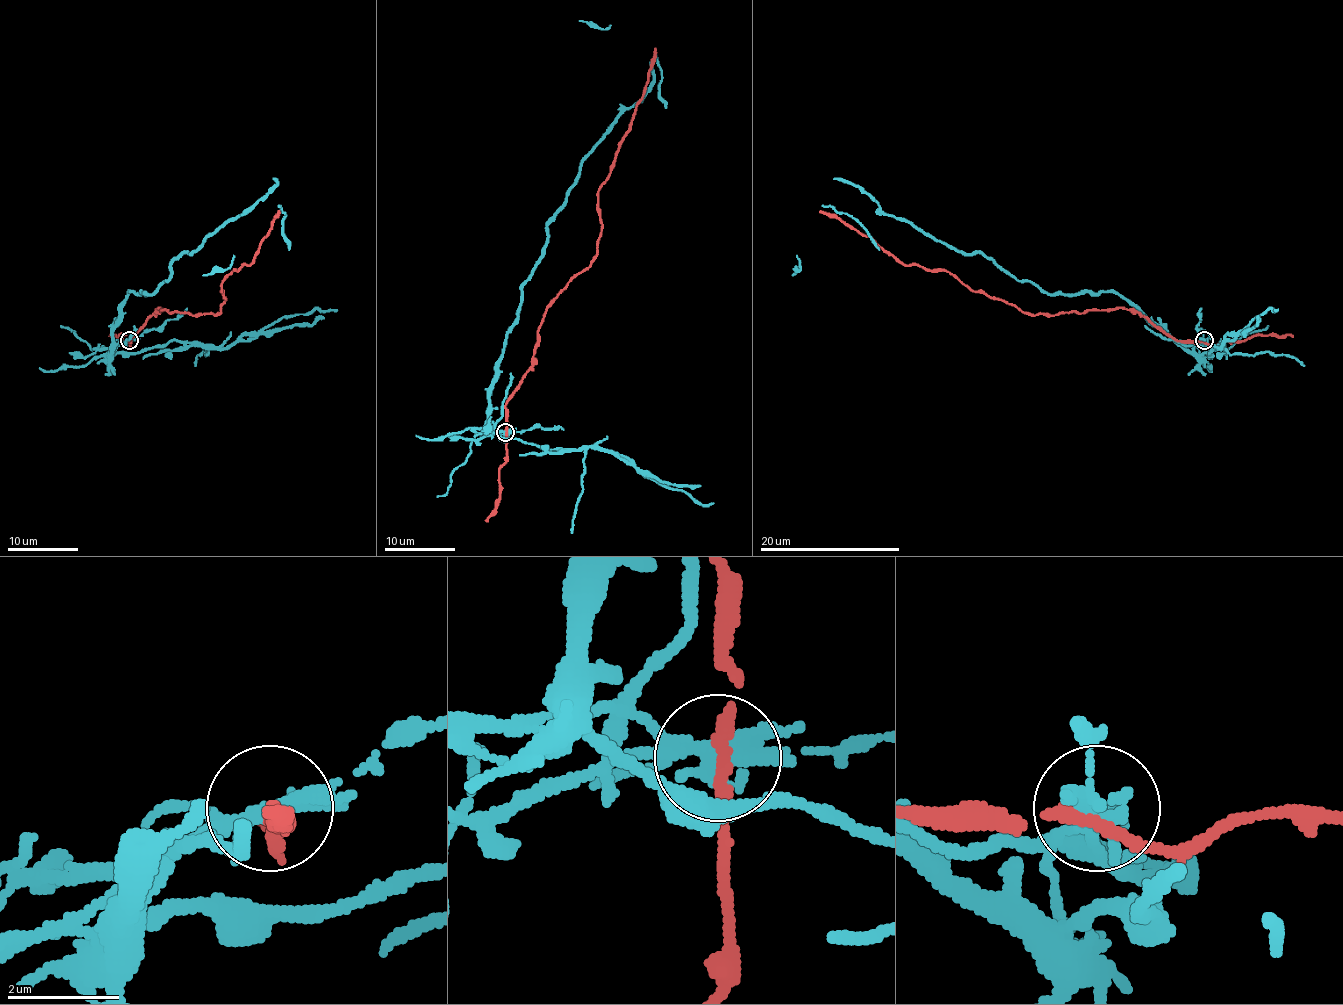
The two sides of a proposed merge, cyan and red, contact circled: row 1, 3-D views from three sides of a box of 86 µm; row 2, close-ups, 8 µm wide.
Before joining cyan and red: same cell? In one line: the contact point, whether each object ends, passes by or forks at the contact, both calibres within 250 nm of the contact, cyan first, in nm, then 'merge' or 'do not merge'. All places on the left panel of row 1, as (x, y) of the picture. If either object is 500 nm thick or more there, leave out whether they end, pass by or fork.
(129, 340) | cyan forks | red passes by | 280/240 nm | do not merge

